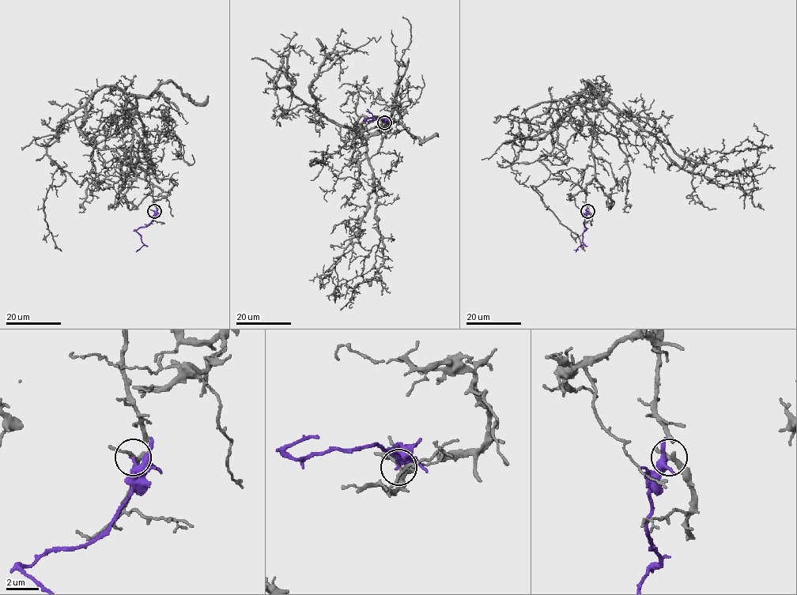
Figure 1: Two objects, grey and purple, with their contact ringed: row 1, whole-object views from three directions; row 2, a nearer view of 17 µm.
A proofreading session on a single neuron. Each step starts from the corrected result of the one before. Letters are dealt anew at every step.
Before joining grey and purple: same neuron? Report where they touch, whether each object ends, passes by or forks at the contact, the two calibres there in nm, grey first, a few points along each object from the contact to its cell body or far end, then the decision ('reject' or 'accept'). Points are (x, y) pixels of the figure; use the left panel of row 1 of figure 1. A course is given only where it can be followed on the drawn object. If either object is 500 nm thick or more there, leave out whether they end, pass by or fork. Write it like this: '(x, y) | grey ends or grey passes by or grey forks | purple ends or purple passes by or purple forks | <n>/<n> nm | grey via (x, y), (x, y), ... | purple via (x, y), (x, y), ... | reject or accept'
(154, 211) | grey forks | purple ends | 200/280 nm | grey via (154, 211), (132, 164), (134, 106), (101, 88), (47, 145), (65, 177), (43, 204), (62, 250) | purple via (154, 211), (151, 222), (135, 231), (144, 244), (136, 251) | reject

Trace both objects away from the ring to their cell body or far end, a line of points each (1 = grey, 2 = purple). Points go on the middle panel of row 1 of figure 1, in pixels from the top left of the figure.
1: (384, 122), (331, 122), (276, 87), (281, 73), (295, 84), (281, 67), (275, 94), (292, 119)
2: (384, 122), (381, 118), (365, 119), (374, 118), (366, 111)

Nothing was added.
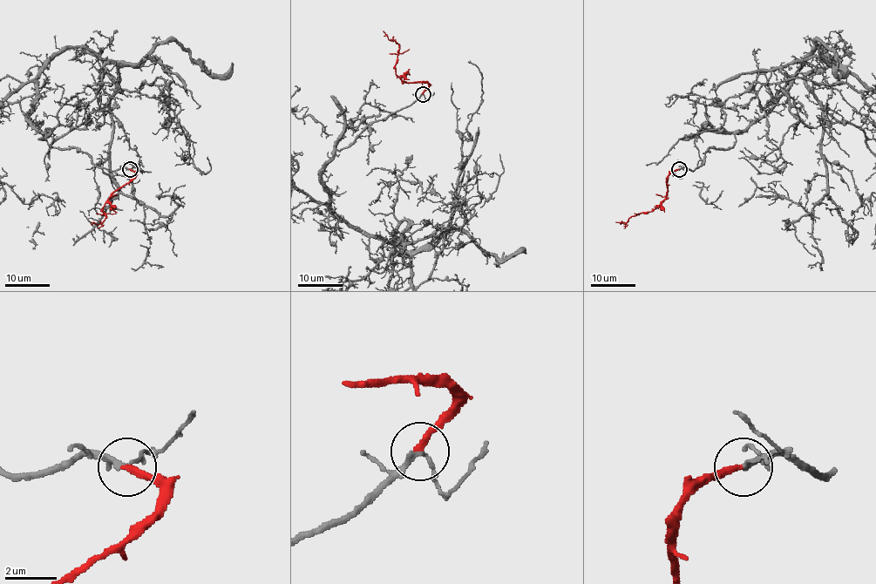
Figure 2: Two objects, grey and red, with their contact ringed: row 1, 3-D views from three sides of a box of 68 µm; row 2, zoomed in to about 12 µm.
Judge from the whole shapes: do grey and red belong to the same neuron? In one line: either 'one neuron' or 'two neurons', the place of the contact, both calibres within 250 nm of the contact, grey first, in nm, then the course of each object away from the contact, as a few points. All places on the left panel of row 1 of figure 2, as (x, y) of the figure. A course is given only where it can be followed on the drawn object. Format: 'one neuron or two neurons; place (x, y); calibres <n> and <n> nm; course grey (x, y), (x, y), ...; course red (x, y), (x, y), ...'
one neuron; place (130, 169); calibres 170 and 240 nm; course grey (129, 169), (51, 146), (29, 113), (68, 48), (116, 64), (139, 168), (135, 152), (67, 148), (68, 107); course red (129, 169), (135, 173), (133, 177), (112, 194), (101, 210), (106, 218), (98, 224), (91, 222)

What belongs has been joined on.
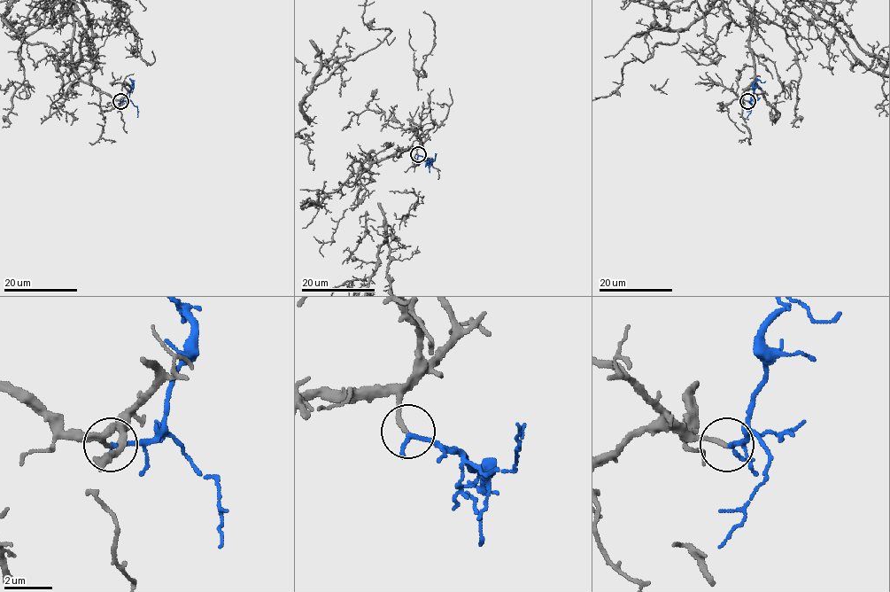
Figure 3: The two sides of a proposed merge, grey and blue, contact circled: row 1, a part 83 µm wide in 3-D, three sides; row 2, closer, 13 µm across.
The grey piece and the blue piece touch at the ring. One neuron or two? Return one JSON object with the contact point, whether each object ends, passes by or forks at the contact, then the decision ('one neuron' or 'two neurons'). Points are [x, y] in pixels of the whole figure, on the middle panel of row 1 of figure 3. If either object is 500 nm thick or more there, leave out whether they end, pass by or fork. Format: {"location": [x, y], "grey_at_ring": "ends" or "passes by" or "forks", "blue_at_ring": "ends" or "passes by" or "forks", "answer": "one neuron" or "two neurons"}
{"location": [418, 154], "grey_at_ring": "ends", "blue_at_ring": "passes by", "answer": "one neuron"}

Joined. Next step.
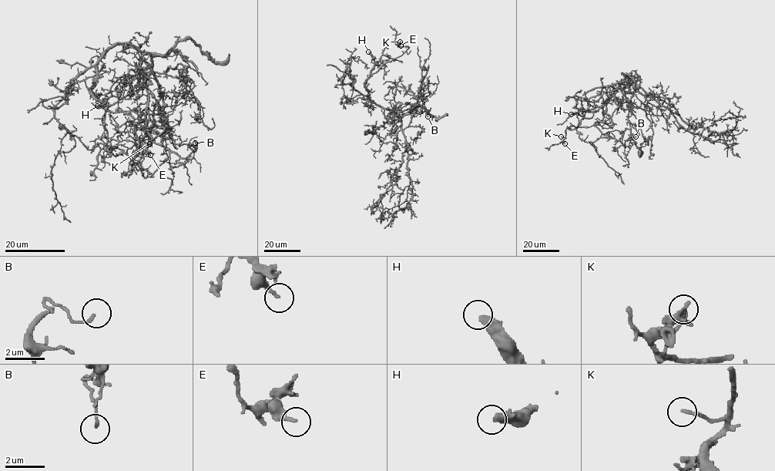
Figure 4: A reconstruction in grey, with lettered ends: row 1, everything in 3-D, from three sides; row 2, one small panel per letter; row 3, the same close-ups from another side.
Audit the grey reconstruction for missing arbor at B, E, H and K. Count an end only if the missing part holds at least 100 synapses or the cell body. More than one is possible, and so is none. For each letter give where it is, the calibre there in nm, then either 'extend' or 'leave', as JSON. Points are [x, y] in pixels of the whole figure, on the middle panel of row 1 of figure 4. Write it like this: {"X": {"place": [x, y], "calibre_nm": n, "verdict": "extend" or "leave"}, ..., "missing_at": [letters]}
{"B": {"place": [427, 116], "calibre_nm": 130, "verdict": "leave"}, "E": {"place": [400, 45], "calibre_nm": 160, "verdict": "leave"}, "H": {"place": [368, 52], "calibre_nm": 400, "verdict": "extend"}, "K": {"place": [400, 42], "calibre_nm": 130, "verdict": "leave"}, "missing_at": ["H"]}

